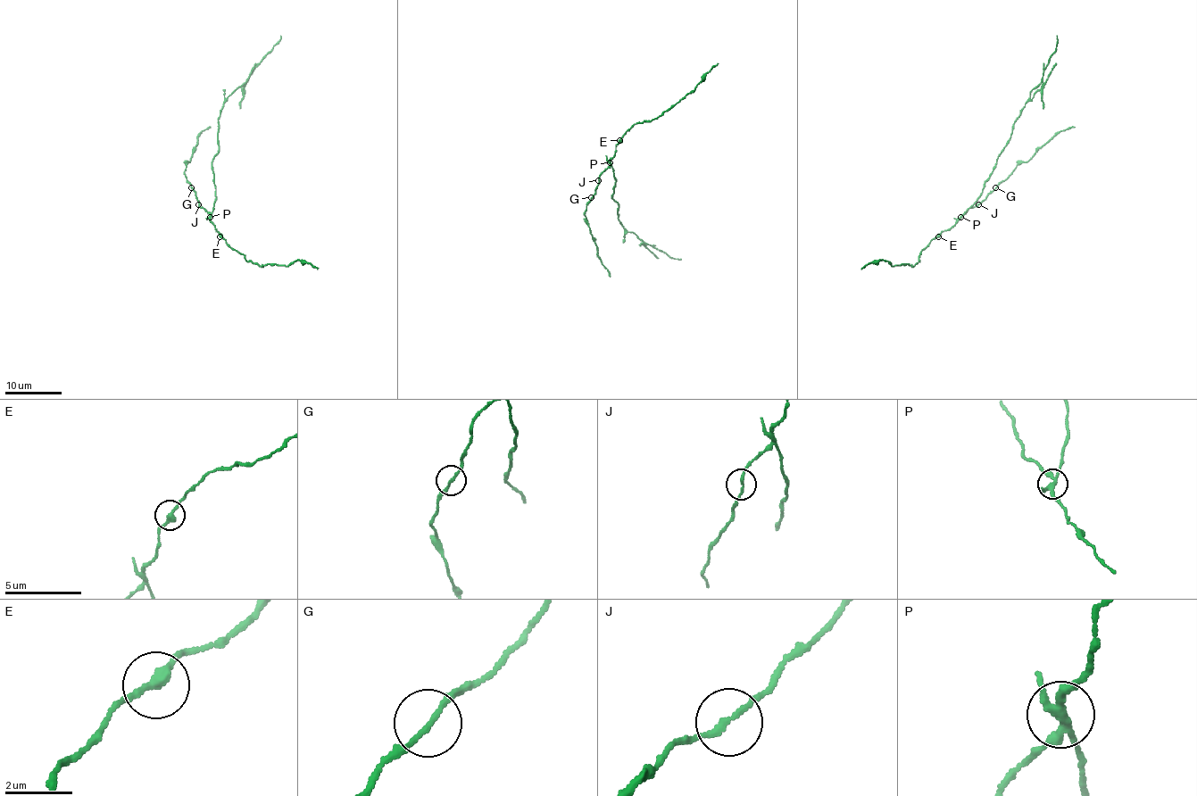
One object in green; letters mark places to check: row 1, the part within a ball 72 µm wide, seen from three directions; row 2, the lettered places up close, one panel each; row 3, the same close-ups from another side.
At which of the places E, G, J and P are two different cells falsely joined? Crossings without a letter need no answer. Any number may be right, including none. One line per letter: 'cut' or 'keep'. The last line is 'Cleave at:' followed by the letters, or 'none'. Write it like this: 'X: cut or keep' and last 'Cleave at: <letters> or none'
E: keep
G: cut
J: keep
P: cut
Cleave at: G, P

